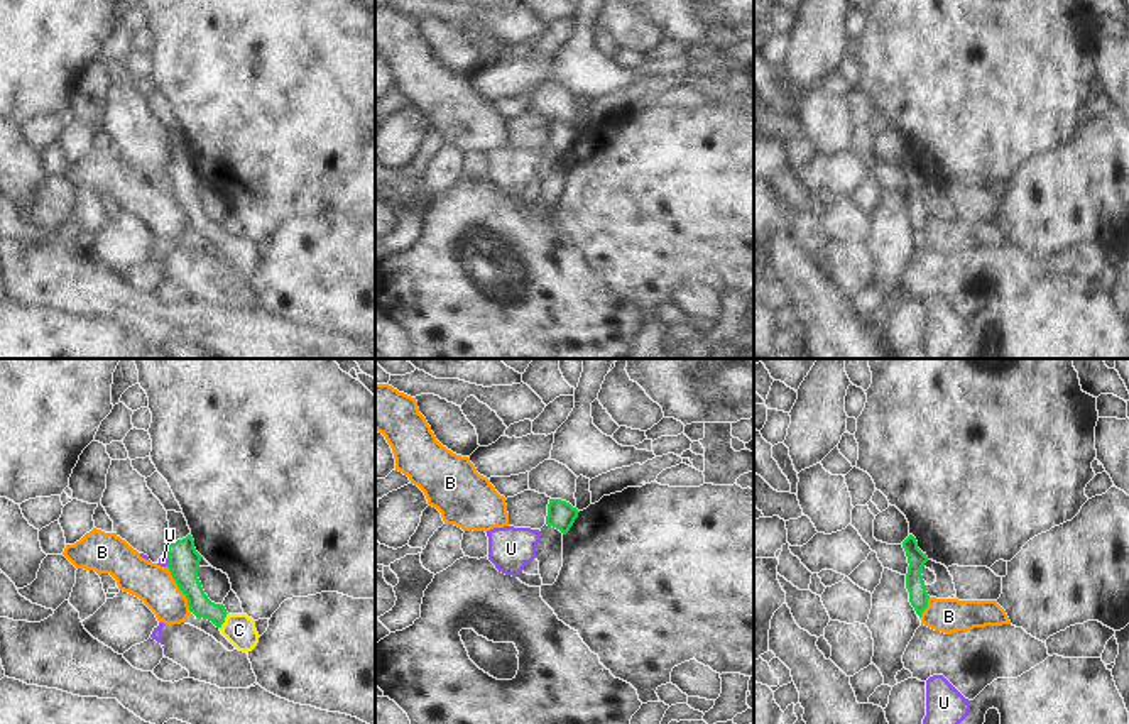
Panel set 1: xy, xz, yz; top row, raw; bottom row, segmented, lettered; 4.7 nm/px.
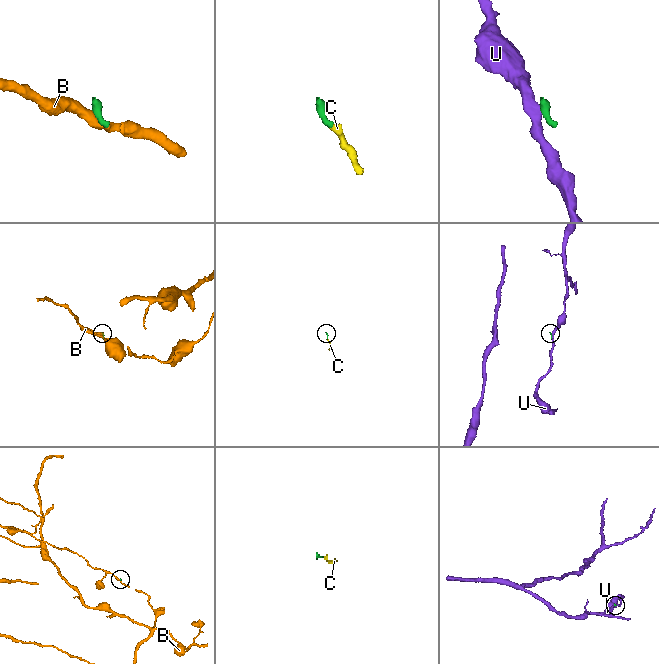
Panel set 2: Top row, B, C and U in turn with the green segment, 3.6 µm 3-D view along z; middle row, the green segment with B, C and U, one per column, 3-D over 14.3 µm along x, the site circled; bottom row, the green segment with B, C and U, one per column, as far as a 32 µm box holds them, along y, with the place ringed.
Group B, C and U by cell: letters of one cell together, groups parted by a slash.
B / C / U

